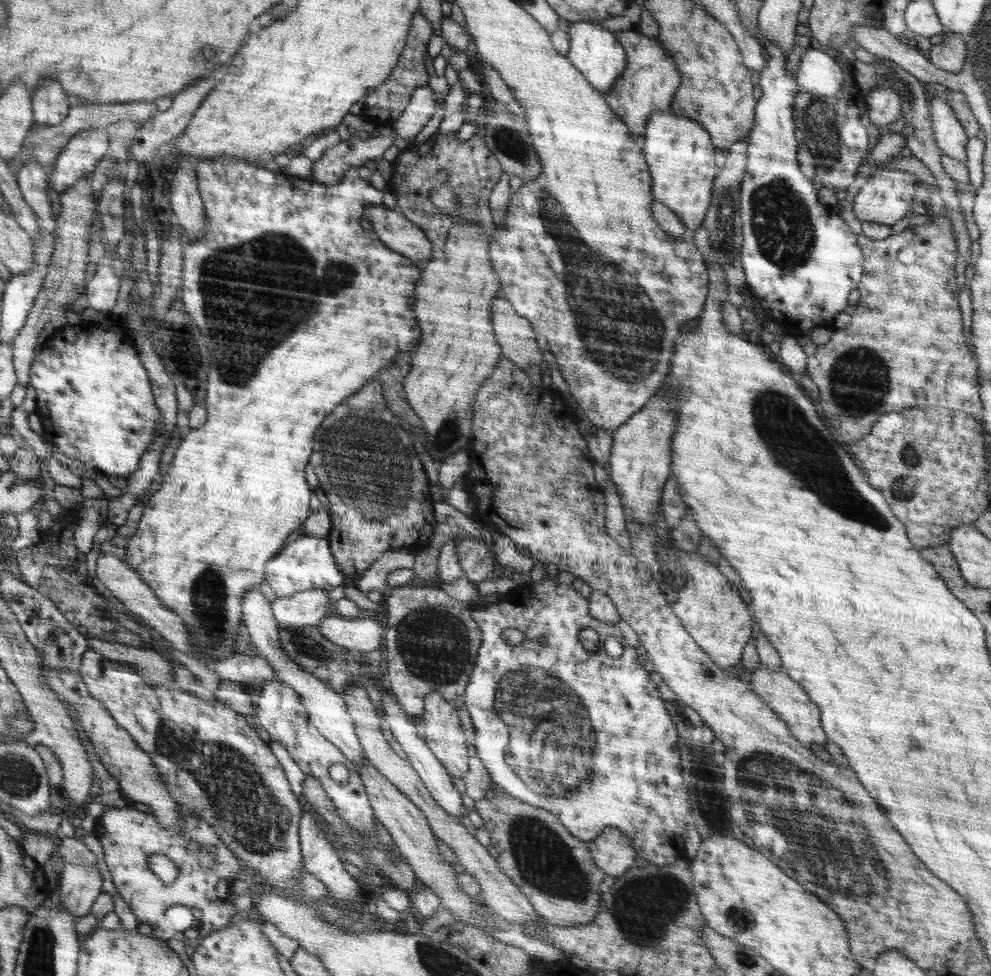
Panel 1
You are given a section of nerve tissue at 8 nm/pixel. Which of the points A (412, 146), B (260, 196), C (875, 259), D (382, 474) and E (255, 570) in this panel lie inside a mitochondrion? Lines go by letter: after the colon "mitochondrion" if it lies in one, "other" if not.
A: other
B: other
C: other
D: mitochondrion
E: other

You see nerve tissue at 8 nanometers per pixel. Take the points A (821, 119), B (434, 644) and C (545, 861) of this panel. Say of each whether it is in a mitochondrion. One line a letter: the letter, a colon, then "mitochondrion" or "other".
A: mitochondrion
B: mitochondrion
C: mitochondrion

